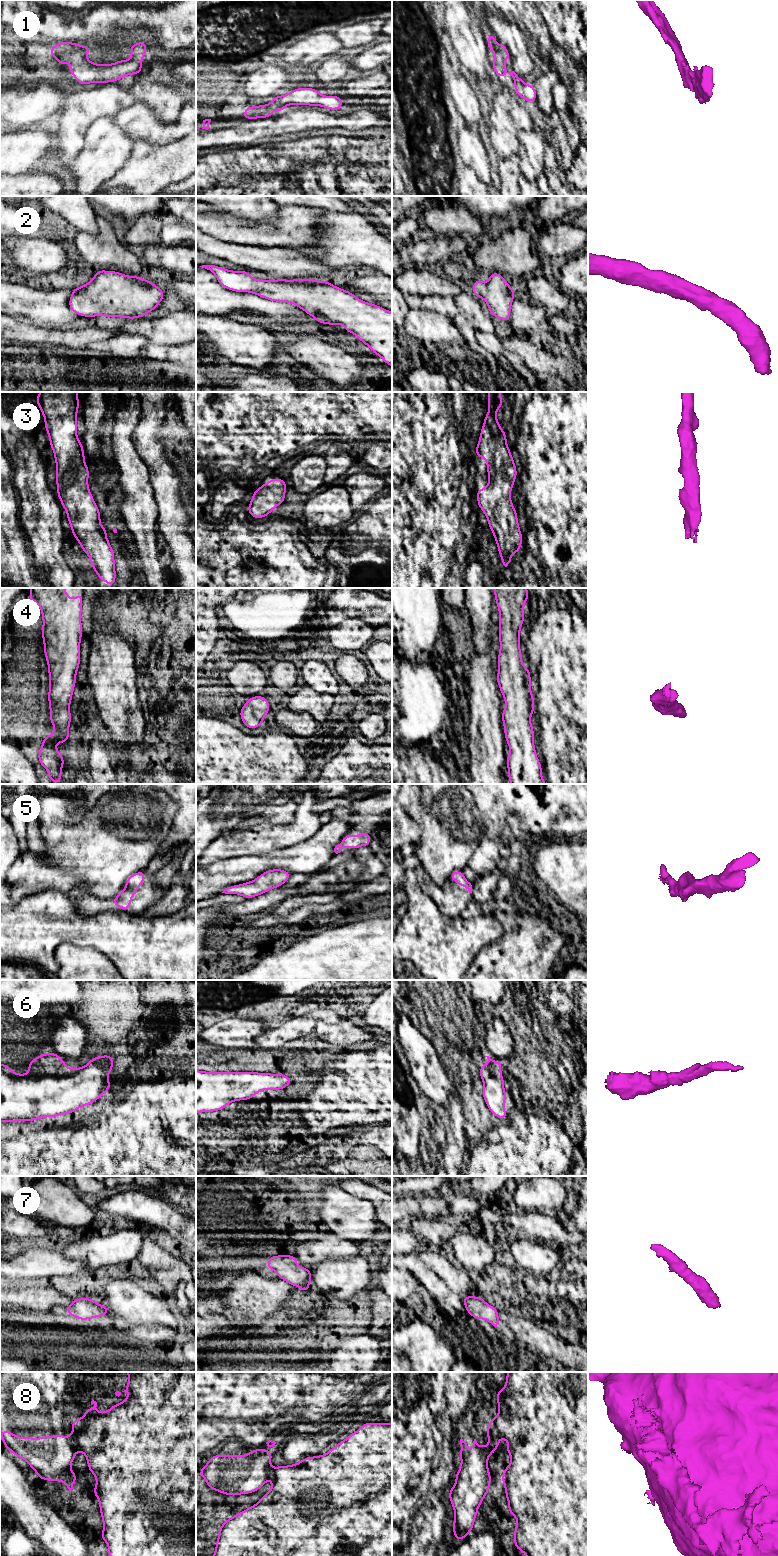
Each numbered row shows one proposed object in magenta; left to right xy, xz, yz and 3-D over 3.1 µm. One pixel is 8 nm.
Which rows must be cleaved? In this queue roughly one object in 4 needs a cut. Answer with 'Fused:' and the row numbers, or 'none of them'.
Fused: 8

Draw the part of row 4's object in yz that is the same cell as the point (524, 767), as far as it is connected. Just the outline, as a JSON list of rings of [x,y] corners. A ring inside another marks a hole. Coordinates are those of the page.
[[[494,588],[496,605],[499,609],[499,642],[498,653],[499,672],[496,680],[499,684],[506,708],[501,712],[504,724],[505,740],[510,752],[506,758],[508,779],[511,784],[547,784],[542,779],[542,767],[536,755],[534,746],[534,729],[531,724],[531,715],[534,710],[534,695],[531,693],[531,675],[529,668],[521,661],[520,628],[524,623],[523,605],[528,601],[527,588]]]

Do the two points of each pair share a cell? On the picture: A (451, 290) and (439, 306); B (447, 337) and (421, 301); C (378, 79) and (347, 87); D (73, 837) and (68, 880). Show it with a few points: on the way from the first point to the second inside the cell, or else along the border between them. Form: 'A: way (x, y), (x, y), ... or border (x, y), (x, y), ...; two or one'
A: border (423, 295), (442, 295), (453, 298); two
B: border (410, 308), (431, 309), (443, 313), (449, 318); two
C: way (370, 82), (355, 87); one
D: border (47, 862), (70, 868), (81, 884); two

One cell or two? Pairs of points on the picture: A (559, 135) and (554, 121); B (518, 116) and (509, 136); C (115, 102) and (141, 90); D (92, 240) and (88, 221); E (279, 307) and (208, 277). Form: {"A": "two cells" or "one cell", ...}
{"A": "one cell", "B": "one cell", "C": "two cells", "D": "two cells", "E": "one cell"}

